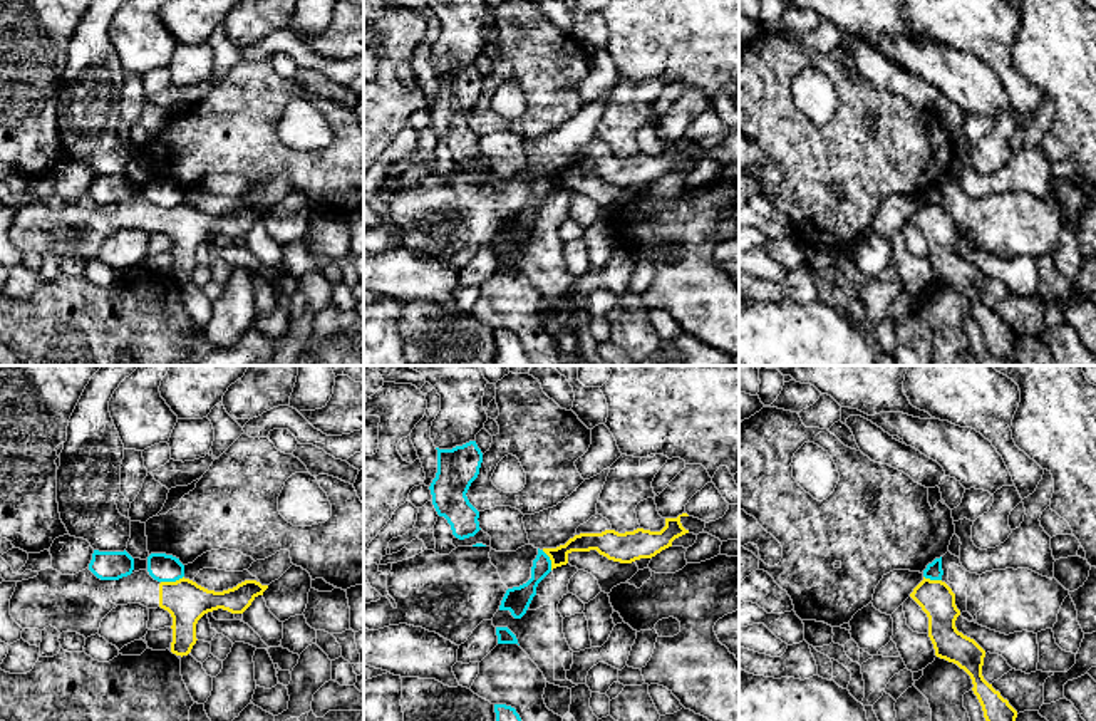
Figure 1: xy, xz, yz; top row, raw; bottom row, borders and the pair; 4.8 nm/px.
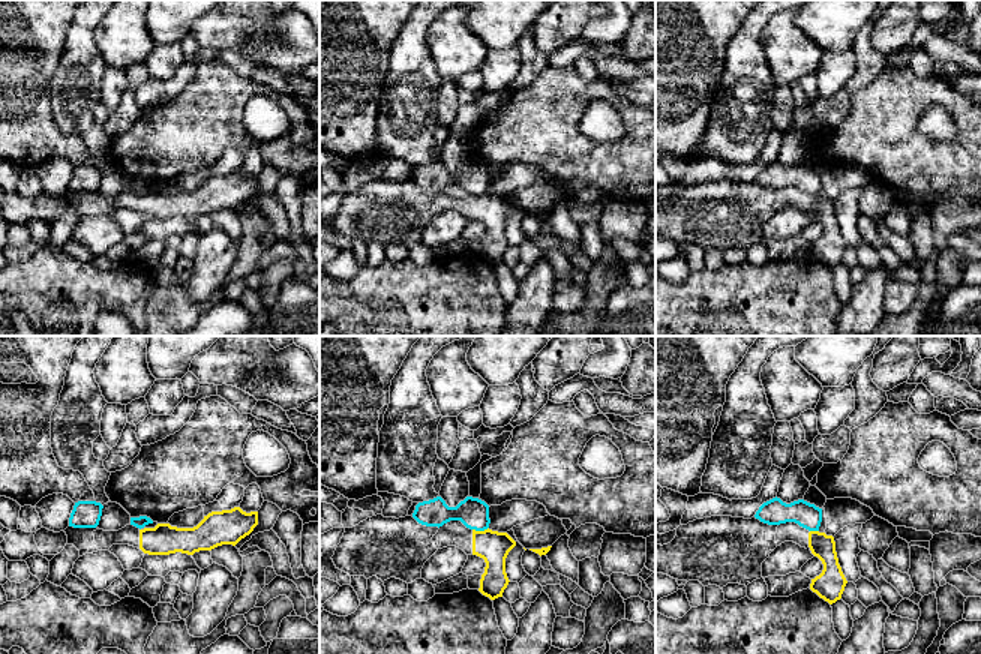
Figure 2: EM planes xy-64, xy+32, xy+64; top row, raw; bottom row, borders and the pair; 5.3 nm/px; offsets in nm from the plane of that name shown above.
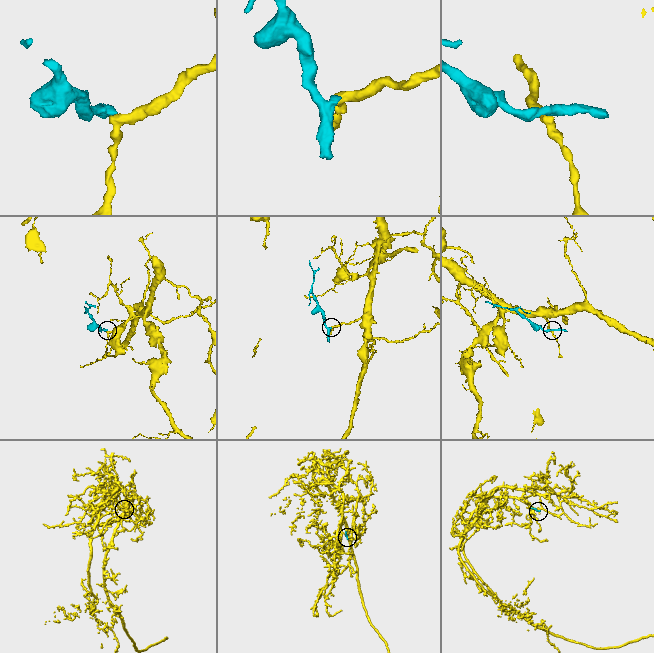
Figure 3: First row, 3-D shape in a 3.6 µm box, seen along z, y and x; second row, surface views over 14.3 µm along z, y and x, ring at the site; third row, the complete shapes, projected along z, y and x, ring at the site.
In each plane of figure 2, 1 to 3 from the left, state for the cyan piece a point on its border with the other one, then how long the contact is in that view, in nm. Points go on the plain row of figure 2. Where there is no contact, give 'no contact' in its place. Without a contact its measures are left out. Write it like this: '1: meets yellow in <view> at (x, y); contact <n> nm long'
1: no contact
2: meets yellow in xy+32 at (480, 195); contact 90 nm long
3: meets yellow in xy+64 at (815, 195); contact 50 nm long

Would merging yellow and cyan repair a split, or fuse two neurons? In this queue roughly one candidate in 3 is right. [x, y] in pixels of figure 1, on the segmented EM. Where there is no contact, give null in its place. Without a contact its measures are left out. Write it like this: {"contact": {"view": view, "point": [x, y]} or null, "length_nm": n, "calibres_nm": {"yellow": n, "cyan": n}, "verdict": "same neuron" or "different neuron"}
{"contact": {"view": "xy", "point": [171, 582]}, "length_nm": 120, "calibres_nm": {"yellow": 200, "cyan": 140}, "verdict": "different neuron"}

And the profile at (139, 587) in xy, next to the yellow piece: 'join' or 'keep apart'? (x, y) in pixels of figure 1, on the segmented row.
join

